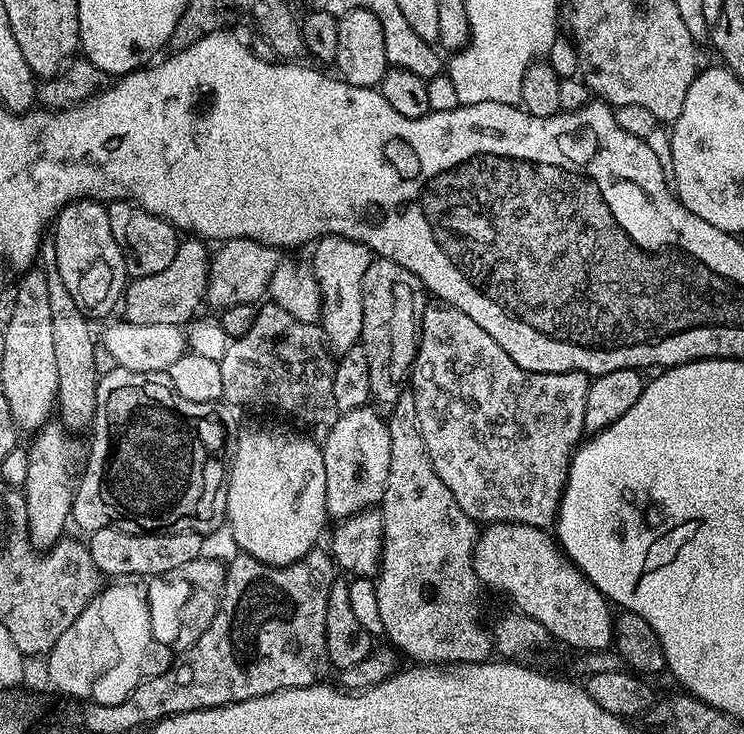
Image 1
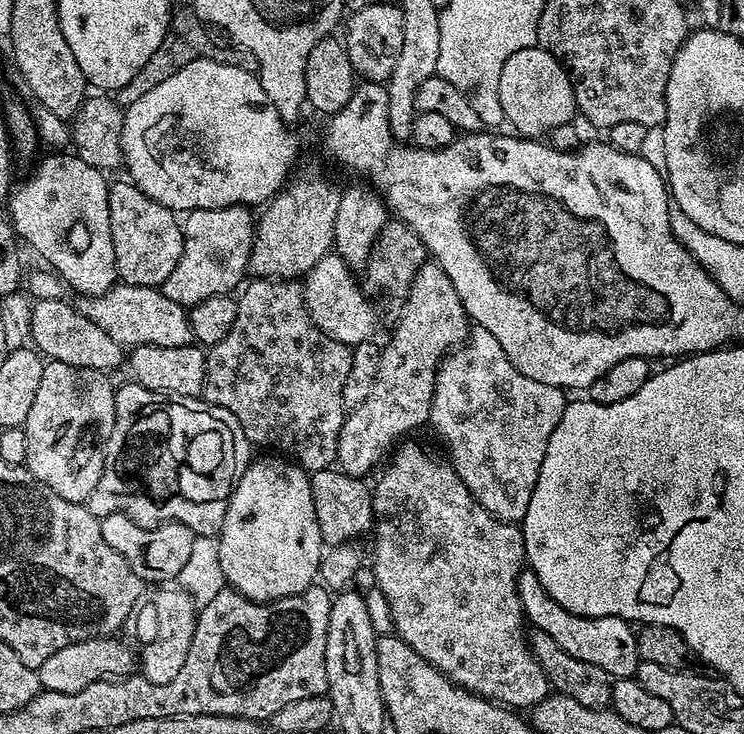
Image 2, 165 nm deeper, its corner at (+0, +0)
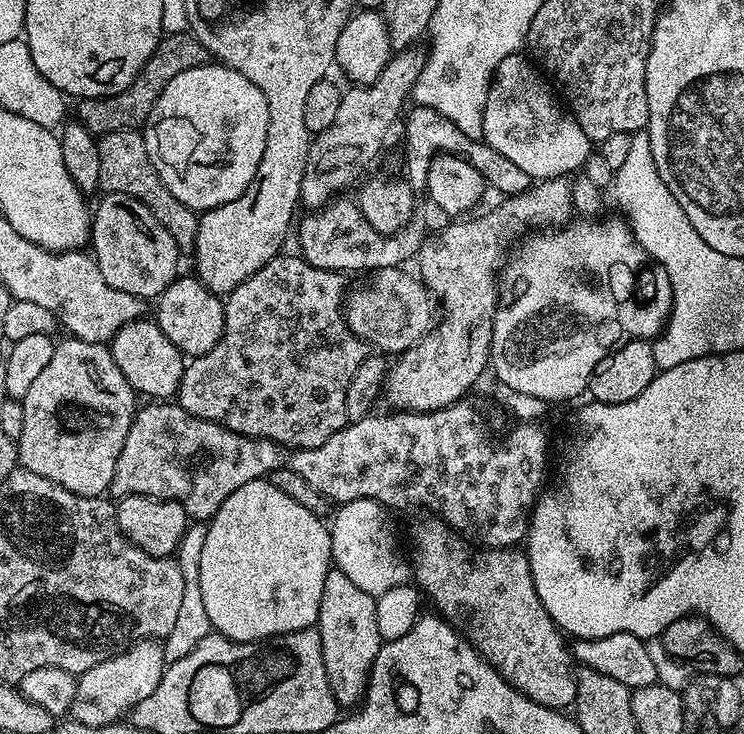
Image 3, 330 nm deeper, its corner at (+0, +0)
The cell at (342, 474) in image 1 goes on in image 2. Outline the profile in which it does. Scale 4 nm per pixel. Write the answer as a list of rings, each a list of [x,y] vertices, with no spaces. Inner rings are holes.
[[[426,262],[417,270],[403,300],[404,313],[388,345],[385,343],[381,347],[378,378],[374,378],[370,395],[366,402],[351,409],[344,417],[336,464],[348,476],[367,477],[367,472],[389,455],[392,440],[399,441],[404,438],[399,436],[429,423],[440,361],[449,349],[468,339],[470,321],[467,310],[462,306],[462,298],[458,298],[458,290],[454,290],[454,282],[450,282],[434,262]]]

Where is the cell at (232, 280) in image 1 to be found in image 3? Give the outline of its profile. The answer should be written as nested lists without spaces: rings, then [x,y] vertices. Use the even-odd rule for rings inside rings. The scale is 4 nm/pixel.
[[[413,46],[397,51],[382,74],[374,78],[374,82],[349,87],[349,92],[347,89],[343,93],[333,124],[326,126],[326,130],[315,133],[308,151],[306,174],[300,183],[300,204],[306,206],[305,209],[319,210],[329,200],[347,193],[344,191],[352,183],[355,185],[365,175],[363,172],[375,162],[376,155],[384,148],[388,131],[395,126],[396,119],[397,124],[401,119],[409,103],[412,87],[422,74],[426,56],[418,49],[419,47]]]

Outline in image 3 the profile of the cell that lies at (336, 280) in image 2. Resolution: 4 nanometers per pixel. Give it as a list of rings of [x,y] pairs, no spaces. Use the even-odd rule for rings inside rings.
[[[403,267],[378,268],[365,292],[356,292],[344,302],[344,317],[352,333],[384,354],[399,354],[416,343],[438,323],[438,301],[419,275]],[[412,275],[412,276],[411,276]],[[376,347],[376,348],[375,348]],[[393,352],[393,353],[392,353]]]

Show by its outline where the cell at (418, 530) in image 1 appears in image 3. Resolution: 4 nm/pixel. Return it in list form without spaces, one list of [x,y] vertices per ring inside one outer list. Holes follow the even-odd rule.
[[[439,518],[424,520],[417,526],[416,533],[412,536],[410,568],[419,591],[436,603],[435,611],[439,615],[459,625],[463,635],[476,647],[476,653],[490,666],[494,666],[494,670],[498,670],[498,674],[502,674],[502,678],[510,682],[514,690],[547,708],[571,709],[576,703],[576,668],[572,649],[565,633],[561,632],[542,606],[538,590],[534,590],[534,578],[530,574],[527,555],[519,547],[513,546],[479,550],[473,556],[468,556],[463,542],[465,543]]]

